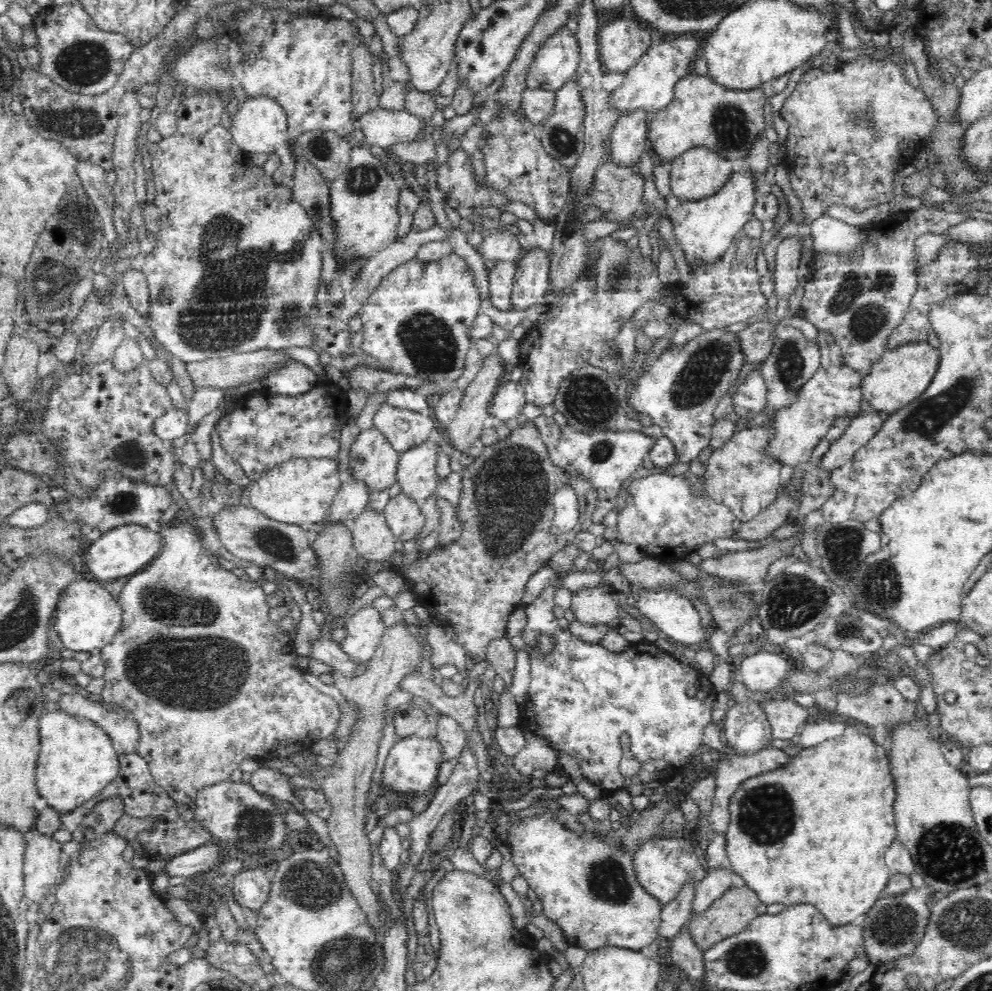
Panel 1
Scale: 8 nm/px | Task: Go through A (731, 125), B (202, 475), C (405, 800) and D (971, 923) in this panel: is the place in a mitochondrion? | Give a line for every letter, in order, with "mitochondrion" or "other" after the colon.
A: mitochondrion
B: other
C: other
D: mitochondrion

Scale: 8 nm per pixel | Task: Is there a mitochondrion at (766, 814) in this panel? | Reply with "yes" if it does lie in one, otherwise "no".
yes

